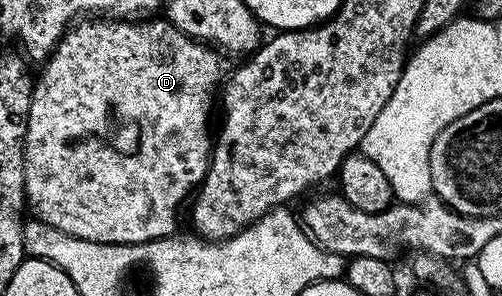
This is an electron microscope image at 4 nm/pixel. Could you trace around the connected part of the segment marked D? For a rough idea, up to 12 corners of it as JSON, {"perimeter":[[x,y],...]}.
{"perimeter":[[163,17],[68,26],[31,92],[30,210],[176,234],[224,56]]}

